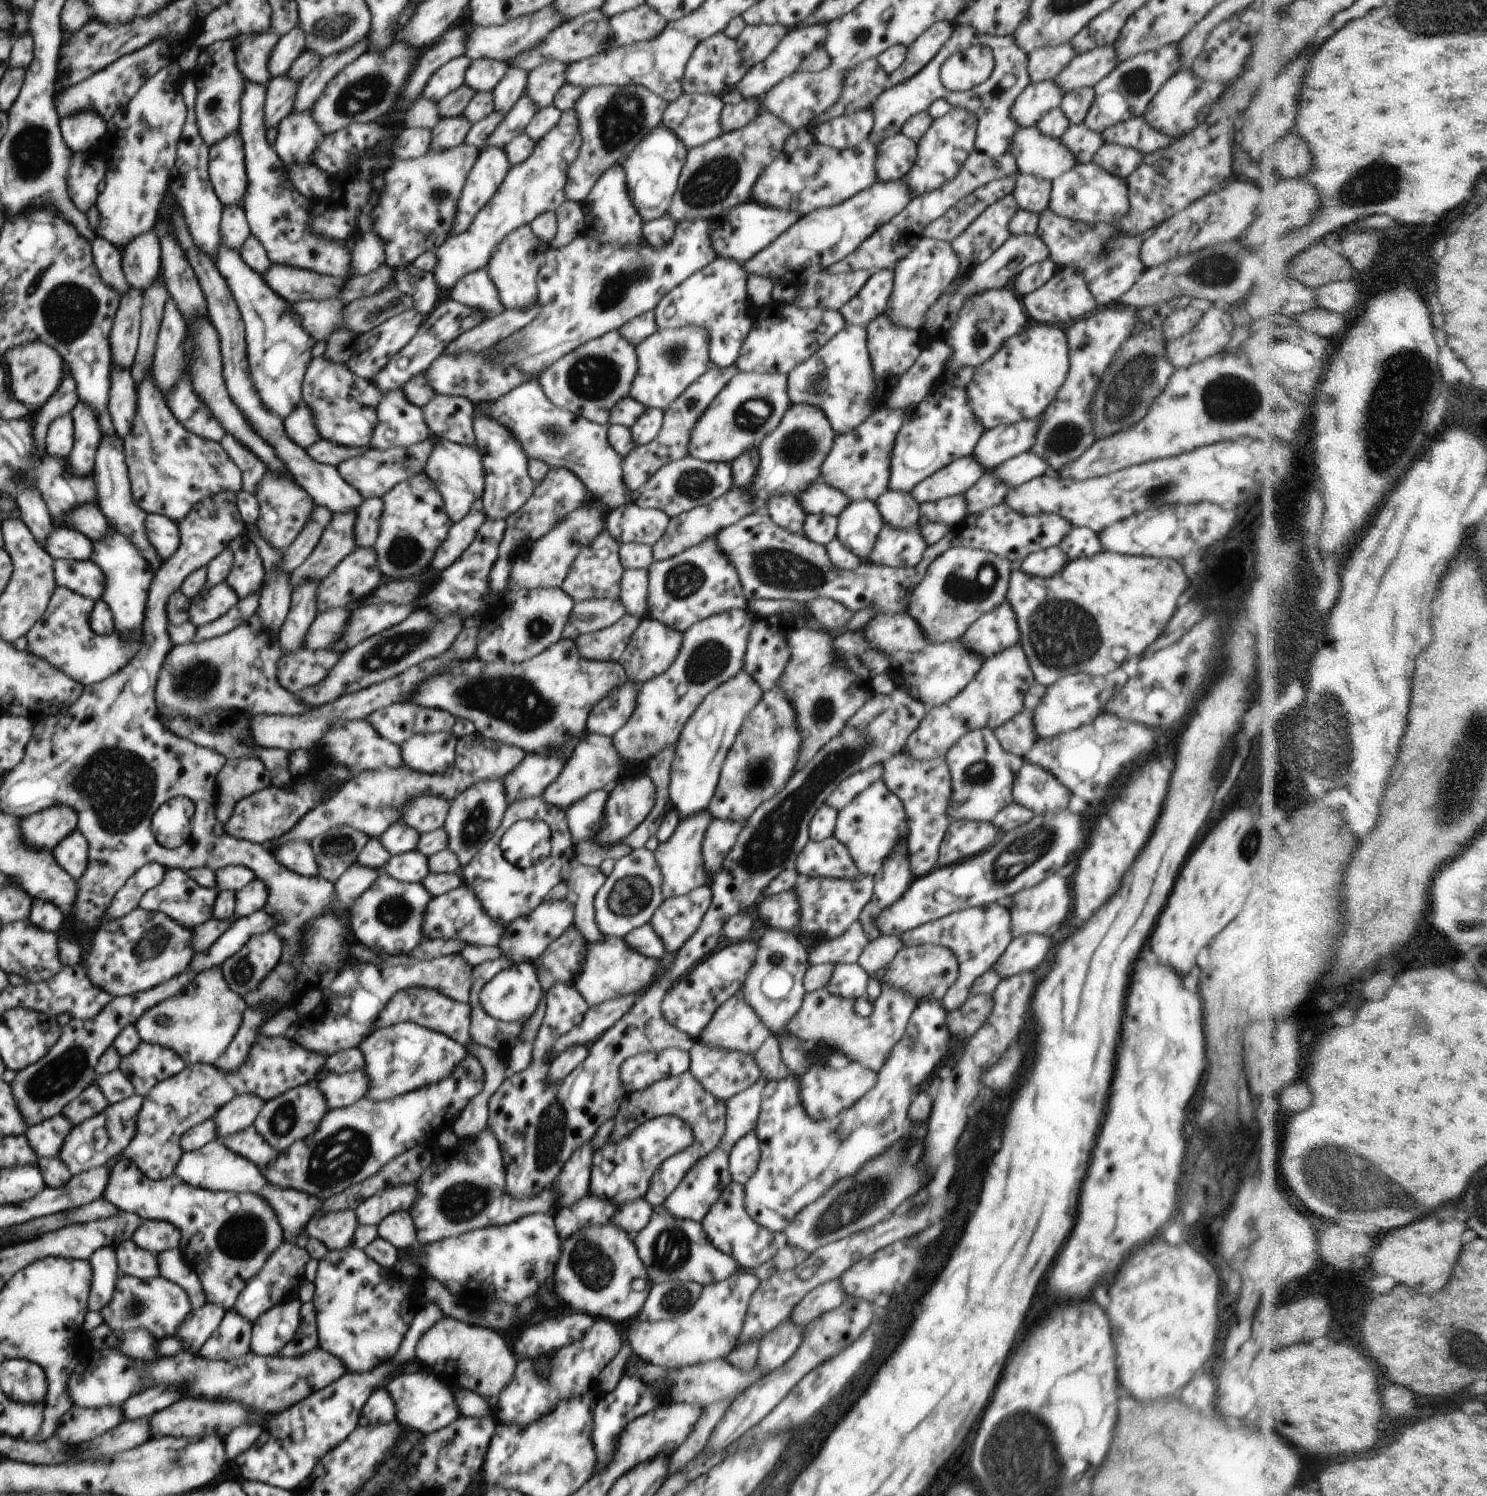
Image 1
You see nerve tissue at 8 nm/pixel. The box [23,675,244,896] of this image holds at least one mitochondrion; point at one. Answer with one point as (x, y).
(125, 773)

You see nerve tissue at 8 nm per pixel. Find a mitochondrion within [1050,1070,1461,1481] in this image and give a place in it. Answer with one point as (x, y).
(1337, 1181)

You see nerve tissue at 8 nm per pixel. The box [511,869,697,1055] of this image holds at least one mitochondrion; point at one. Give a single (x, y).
(628, 896)

